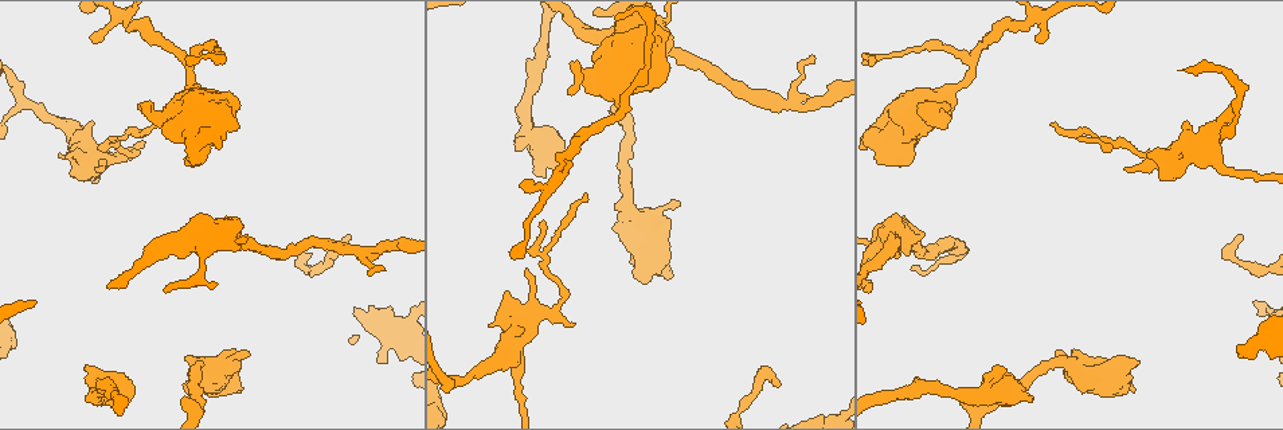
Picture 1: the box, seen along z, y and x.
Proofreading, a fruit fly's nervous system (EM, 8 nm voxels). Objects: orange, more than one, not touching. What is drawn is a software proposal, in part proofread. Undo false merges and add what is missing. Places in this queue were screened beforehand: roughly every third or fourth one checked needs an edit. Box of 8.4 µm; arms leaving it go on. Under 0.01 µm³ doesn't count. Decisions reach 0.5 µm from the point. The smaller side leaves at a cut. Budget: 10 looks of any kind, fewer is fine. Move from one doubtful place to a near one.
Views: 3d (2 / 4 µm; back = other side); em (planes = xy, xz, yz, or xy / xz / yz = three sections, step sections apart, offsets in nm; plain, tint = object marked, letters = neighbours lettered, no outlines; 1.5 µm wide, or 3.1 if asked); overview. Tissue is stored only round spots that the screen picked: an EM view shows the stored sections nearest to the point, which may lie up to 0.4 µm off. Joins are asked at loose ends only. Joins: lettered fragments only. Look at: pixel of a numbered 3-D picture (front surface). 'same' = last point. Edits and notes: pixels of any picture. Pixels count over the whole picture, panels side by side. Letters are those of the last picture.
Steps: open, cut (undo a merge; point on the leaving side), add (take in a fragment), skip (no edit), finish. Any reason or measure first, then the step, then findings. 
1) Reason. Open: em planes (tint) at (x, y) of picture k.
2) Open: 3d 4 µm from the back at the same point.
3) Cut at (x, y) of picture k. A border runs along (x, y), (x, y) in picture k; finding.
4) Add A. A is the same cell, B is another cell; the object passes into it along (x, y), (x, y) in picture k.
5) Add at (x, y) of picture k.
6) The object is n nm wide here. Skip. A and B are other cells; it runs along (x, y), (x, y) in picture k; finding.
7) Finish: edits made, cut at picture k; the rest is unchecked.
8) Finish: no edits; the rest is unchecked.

Three-way junction. Open: em planes (plain) at (189, 67) of picture 1.

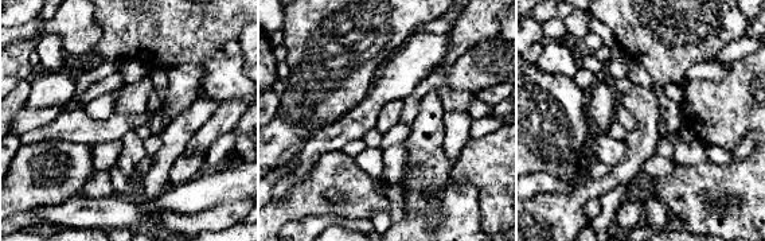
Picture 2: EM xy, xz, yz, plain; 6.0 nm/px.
Where the object lies. Open: em planes (tint) at the same point.

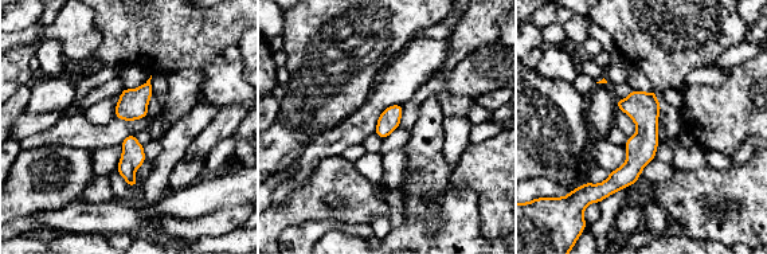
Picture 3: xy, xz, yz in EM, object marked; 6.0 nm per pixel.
What lies round it. Open: em planes (letters) at the same point.

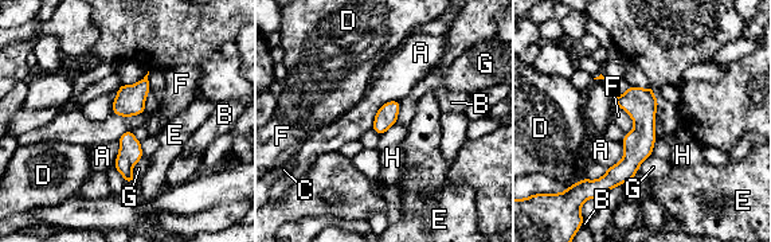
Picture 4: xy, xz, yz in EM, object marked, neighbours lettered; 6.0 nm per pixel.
Skip. A, B, C, D, E, F, G and H are other cells; a border runs along (614, 102), (633, 121), (626, 135) in picture 4; one cell here.

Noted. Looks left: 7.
Branch stops here. Open: 3d 2 µm at (143, 141) of picture 1.

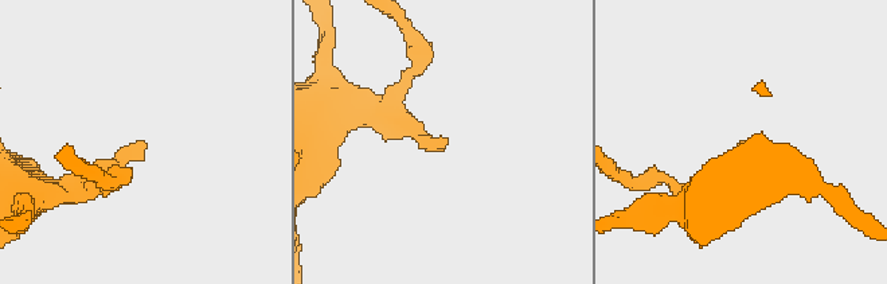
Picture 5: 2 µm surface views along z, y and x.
Shape alone is not enough. Open: em yz step 4 (tint) at (144, 140) of picture 5.

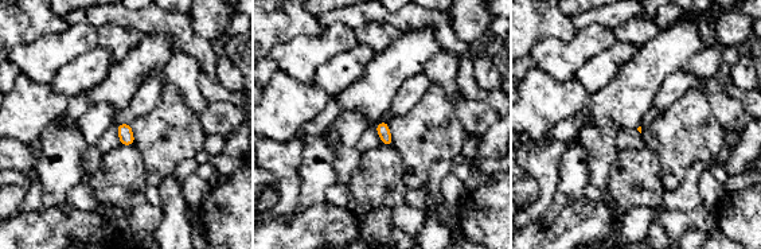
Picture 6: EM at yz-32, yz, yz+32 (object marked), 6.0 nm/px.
Cut it another way. Open: em planes (letters) at the same point.

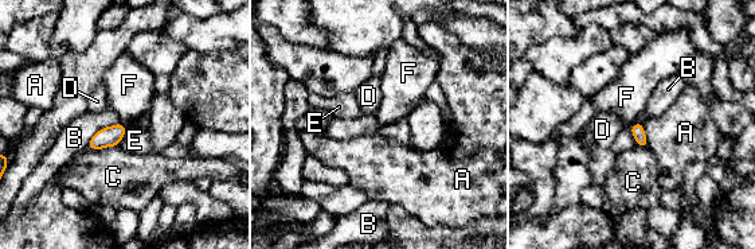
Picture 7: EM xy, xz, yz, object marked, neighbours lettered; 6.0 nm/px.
Skip. A, B, C, D, E and F are other cells; no lettered fragment goes on from it.

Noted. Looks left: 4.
Branch stops here. Open: 3d 2 µm at (90, 366) of picture 1.

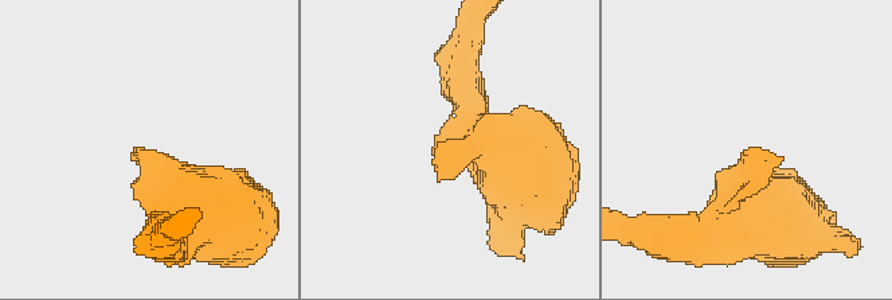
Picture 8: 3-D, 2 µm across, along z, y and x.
Shape alone is not enough. Open: em yz step 8 (tint) at (142, 152) of picture 8.

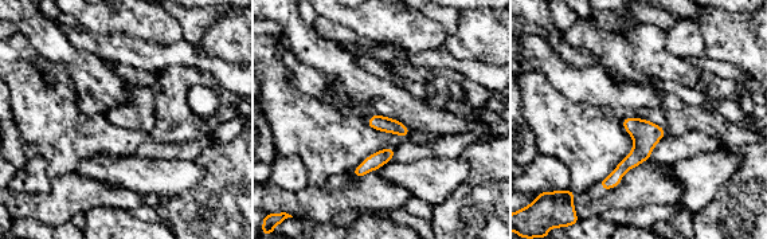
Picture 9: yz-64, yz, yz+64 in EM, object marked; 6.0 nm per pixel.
Cut it another way. Open: em xy step 4 (letters) at the same point.

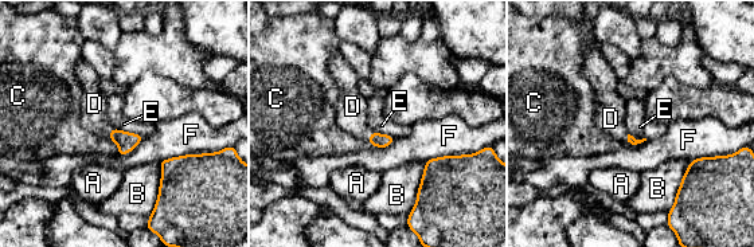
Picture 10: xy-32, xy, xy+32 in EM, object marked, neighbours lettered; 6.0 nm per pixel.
The longest contact is with B, 340 nm. Add D. D is the same cell, A, B, C, E and F are other cells; the object passes into it along (378, 140), (370, 136), (352, 106) in picture 10; the cell continues.

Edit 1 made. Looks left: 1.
Finish: edits made, add at picture 10; the rest is unchecked.

